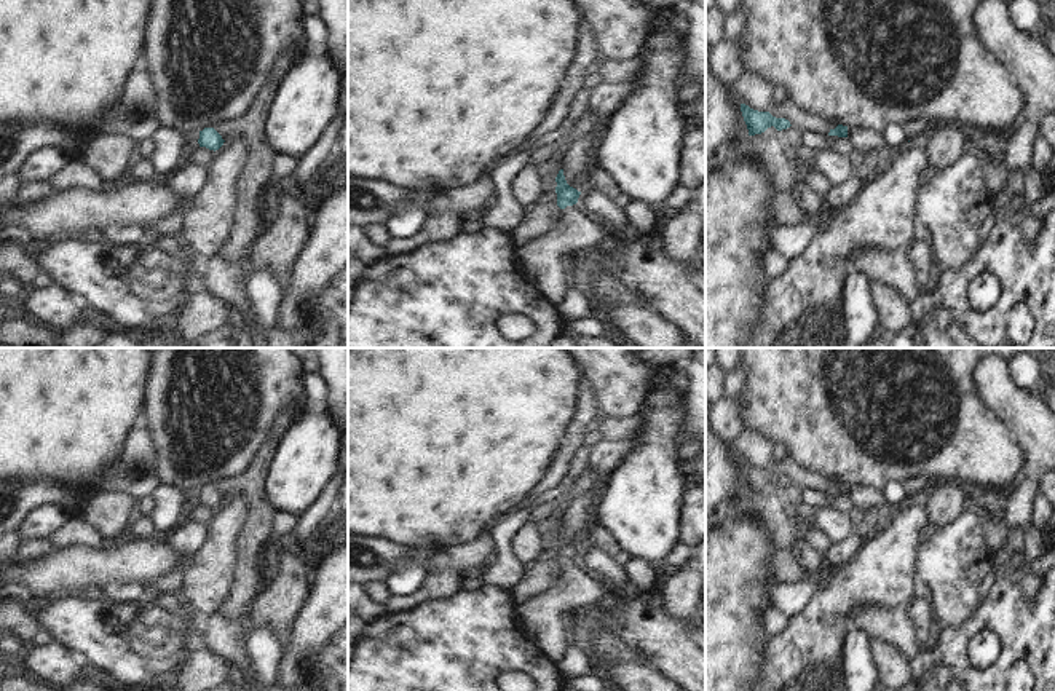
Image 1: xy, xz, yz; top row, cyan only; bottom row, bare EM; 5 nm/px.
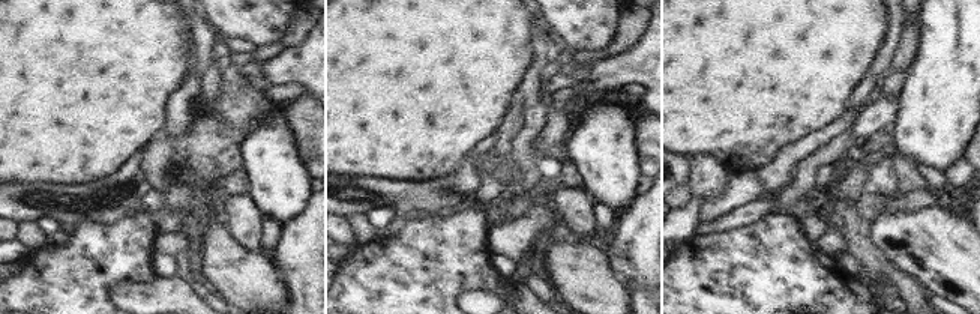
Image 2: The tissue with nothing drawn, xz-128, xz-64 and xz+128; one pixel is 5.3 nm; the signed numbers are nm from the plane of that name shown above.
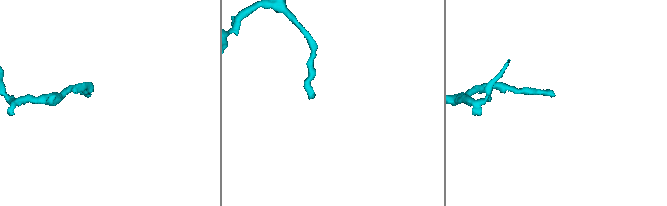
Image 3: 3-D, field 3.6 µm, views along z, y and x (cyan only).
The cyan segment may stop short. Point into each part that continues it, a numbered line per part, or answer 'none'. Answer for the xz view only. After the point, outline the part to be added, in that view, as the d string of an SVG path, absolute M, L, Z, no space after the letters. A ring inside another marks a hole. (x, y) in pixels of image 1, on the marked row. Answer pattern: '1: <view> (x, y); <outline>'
1: xz (575, 233); M573 204L551 233L519 249L519 260L535 268L536 290L557 308L570 289L568 262L607 244L605 230Z

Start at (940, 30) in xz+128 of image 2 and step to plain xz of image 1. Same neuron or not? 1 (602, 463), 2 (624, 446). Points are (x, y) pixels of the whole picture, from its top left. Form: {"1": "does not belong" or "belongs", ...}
{"1": "does not belong", "2": "does not belong"}

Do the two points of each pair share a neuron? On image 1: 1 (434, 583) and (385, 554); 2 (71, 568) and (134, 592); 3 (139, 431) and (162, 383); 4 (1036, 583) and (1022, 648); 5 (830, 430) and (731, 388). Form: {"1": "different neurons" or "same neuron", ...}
{"1": "different neurons", "2": "different neurons", "3": "different neurons", "4": "different neurons", "5": "different neurons"}

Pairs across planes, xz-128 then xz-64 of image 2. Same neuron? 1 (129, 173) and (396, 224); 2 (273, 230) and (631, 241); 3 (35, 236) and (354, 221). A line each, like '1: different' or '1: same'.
1: different
2: different
3: same

